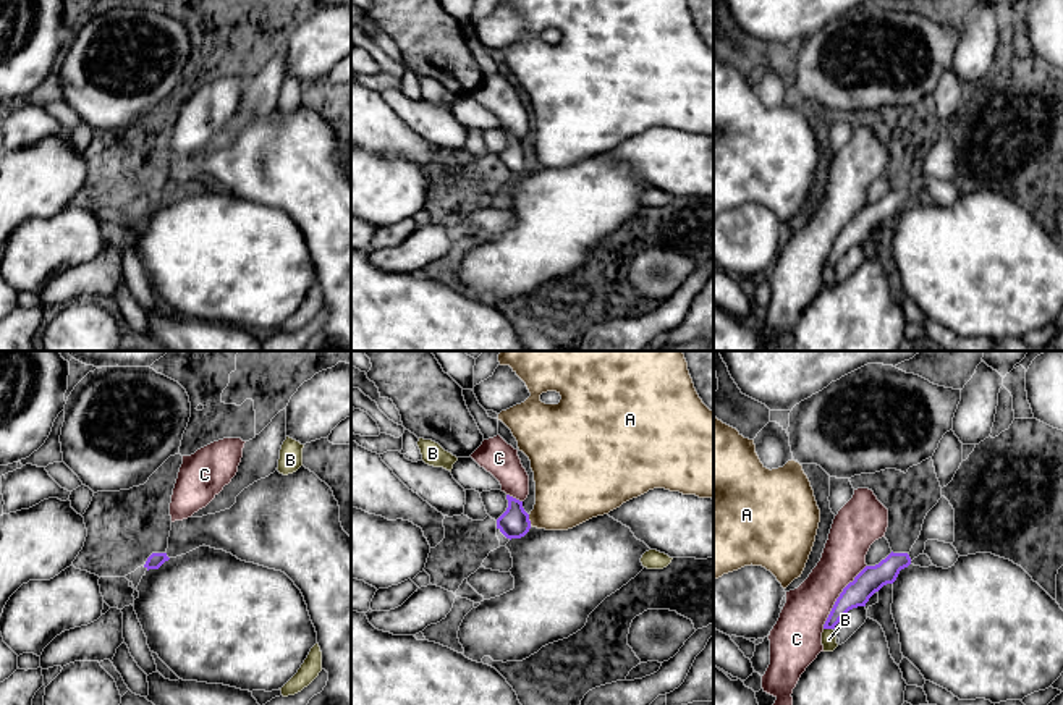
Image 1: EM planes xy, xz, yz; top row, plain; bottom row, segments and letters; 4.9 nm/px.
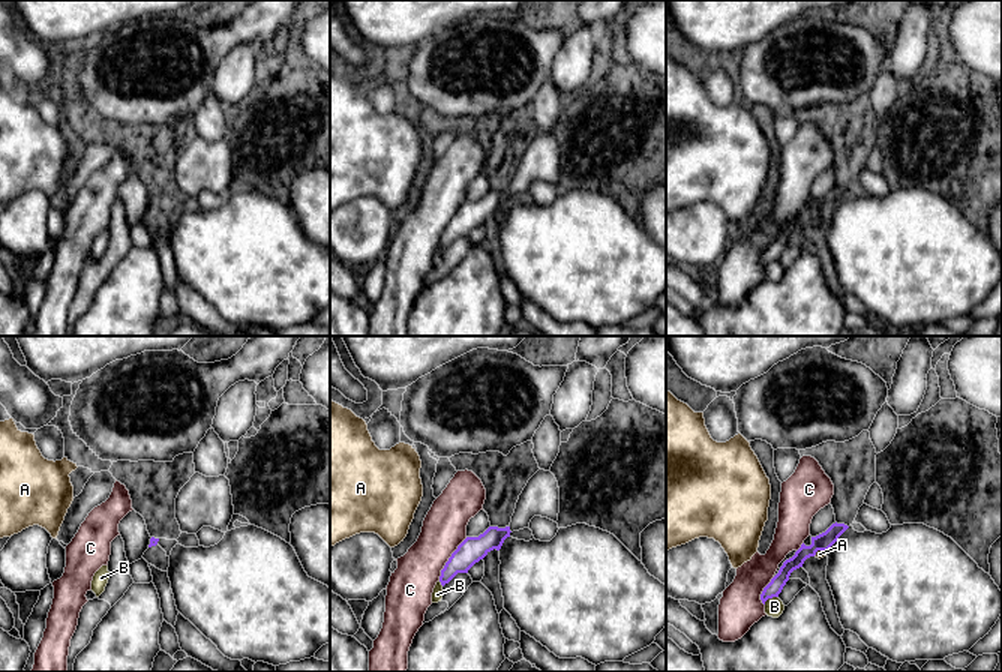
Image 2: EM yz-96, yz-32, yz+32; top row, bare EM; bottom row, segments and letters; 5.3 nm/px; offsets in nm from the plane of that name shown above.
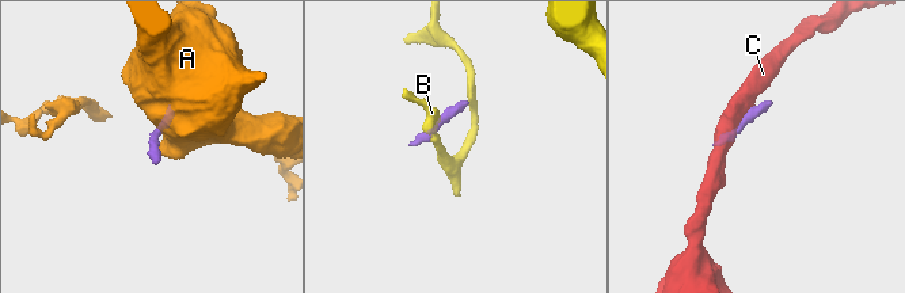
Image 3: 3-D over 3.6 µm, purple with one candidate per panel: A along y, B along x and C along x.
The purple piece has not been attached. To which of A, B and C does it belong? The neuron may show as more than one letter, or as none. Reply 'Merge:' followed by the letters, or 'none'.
Merge: none

